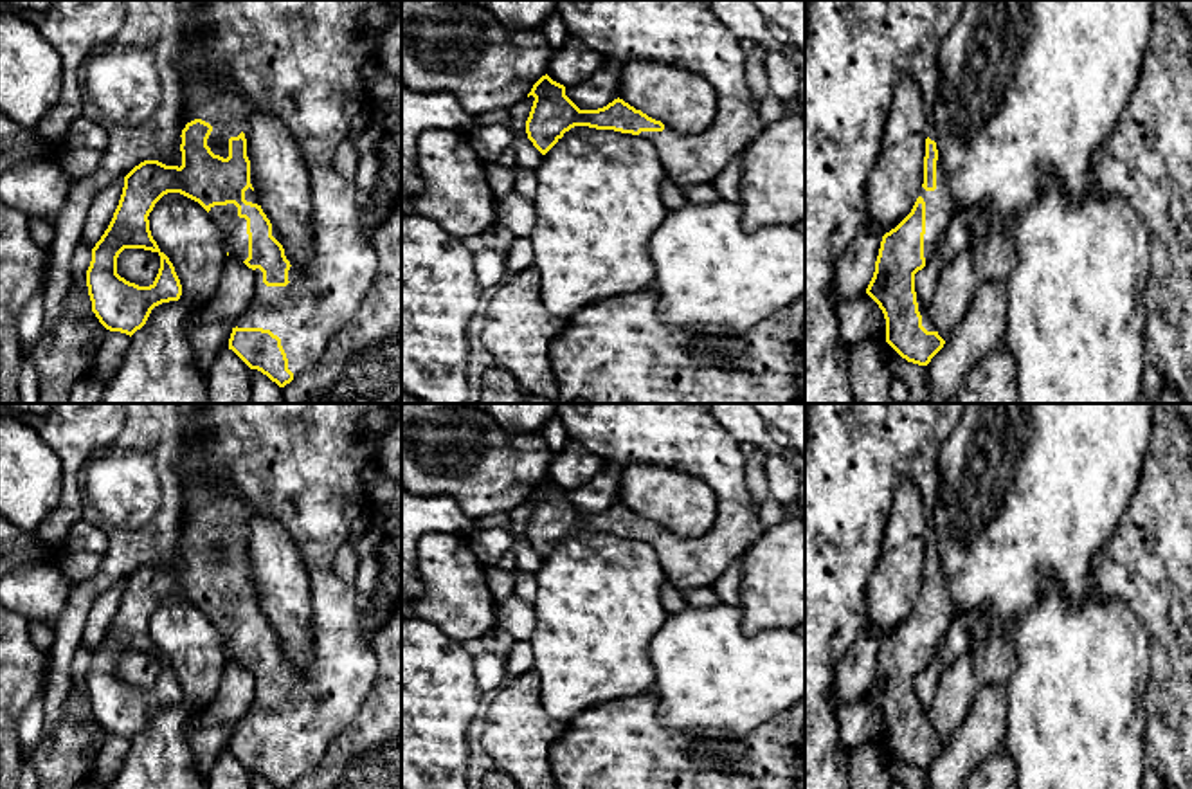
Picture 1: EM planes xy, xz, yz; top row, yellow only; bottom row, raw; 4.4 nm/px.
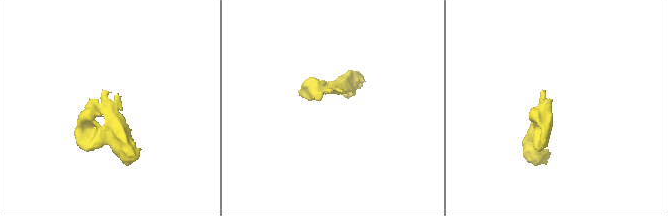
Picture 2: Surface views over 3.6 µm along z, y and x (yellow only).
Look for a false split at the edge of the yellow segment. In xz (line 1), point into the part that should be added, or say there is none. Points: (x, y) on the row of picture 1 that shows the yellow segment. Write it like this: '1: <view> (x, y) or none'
1: xz (683, 33)

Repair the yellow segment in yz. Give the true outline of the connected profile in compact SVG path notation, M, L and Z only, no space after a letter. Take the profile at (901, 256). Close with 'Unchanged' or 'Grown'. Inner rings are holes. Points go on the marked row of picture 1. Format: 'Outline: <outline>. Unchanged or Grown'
Outline: M808 0L805 34L805 404L859 404L850 385L850 346L841 339L837 303L832 301L828 288L837 259L868 222L866 184L879 160L886 115L902 74L917 79L924 97L929 128L924 184L911 213L882 236L866 294L884 313L886 342L908 362L927 366L945 344L929 319L929 308L920 304L915 292L915 274L935 256L947 227L960 211L935 142L935 106L938 95L936 52L956 23L963 4L965 0Z. Grown

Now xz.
Outline: M556 0L555 13L569 36L605 56L610 65L657 61L704 77L717 92L717 115L706 132L682 135L619 97L598 110L580 110L565 95L565 86L546 74L528 94L535 101L526 121L528 139L542 155L574 126L614 130L646 139L655 148L666 177L677 186L704 186L765 128L745 83L745 54L736 36L713 14L709 0Z. Grown

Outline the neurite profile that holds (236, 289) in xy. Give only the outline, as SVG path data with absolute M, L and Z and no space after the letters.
M229 254L216 297L196 315L196 324L212 324L241 315L256 292L256 276L236 256Z

